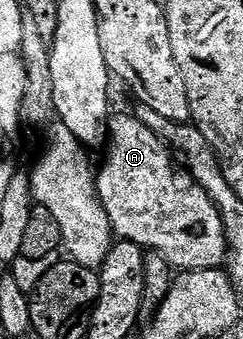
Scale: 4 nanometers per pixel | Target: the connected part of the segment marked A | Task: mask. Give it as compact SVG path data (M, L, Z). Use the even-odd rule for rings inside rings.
M121 113L112 118L109 123L109 135L107 138L107 150L109 154L105 157L105 162L99 165L95 173L97 183L97 197L101 200L103 211L107 211L107 219L111 223L114 234L122 241L130 241L141 246L146 251L157 253L165 262L177 271L188 271L190 269L220 269L227 261L227 242L225 240L225 228L223 227L223 219L219 215L219 211L215 207L215 203L211 199L211 195L207 195L207 191L203 191L203 187L199 187L196 181L189 176L188 172L182 171L175 164L175 157L167 148L164 141L157 137L145 124L136 117L125 113Z

